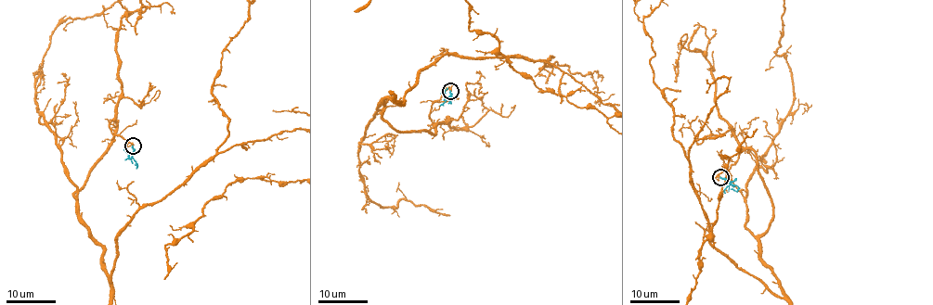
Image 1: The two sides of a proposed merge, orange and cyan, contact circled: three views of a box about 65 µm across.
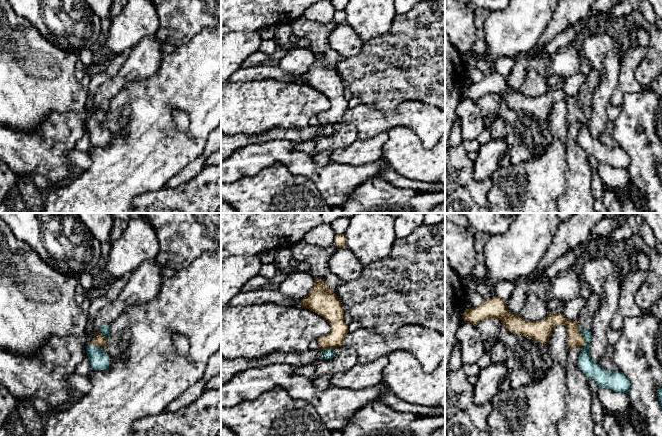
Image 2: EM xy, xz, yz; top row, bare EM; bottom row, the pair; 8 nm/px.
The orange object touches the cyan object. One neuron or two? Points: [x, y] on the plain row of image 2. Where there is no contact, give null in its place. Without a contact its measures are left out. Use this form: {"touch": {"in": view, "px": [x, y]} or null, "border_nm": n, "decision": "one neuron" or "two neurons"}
{"touch": {"in": "yz", "px": [582, 112]}, "border_nm": 190, "decision": "one neuron"}

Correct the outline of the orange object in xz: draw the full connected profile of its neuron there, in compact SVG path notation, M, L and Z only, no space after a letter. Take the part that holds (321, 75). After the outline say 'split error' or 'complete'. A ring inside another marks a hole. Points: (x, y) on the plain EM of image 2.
M310 48L310 49L314 52L314 62L311 64L311 66L310 66L309 69L308 69L308 71L307 71L306 73L304 73L304 74L301 76L301 78L300 78L300 83L302 83L302 84L307 84L307 85L309 85L309 86L311 86L311 87L317 89L318 91L320 91L320 92L322 92L324 95L326 95L327 98L329 99L329 101L330 101L330 103L331 103L330 108L329 108L328 110L324 111L324 112L319 113L319 114L317 115L317 117L318 117L318 121L319 121L319 126L322 127L321 135L331 135L331 134L333 134L333 133L335 132L334 125L342 122L343 116L344 116L345 112L346 112L347 109L348 109L348 101L344 98L344 95L343 95L344 86L343 86L343 83L342 83L342 81L341 81L341 78L340 78L338 72L334 69L333 65L330 64L330 63L328 63L327 60L326 60L326 58L325 58L324 56L320 56L320 55L316 54L315 51L314 51L312 48Z; split error

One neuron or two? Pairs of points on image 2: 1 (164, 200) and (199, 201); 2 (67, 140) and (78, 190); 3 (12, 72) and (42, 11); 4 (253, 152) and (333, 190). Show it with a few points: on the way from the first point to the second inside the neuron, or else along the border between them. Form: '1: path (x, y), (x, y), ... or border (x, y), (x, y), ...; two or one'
1: path (173, 200), (190, 200); one
2: border (78, 169), (66, 182), (55, 187); two
3: border (15, 12), (30, 21), (51, 42); two
4: path (273, 153), (285, 153), (313, 173); one

